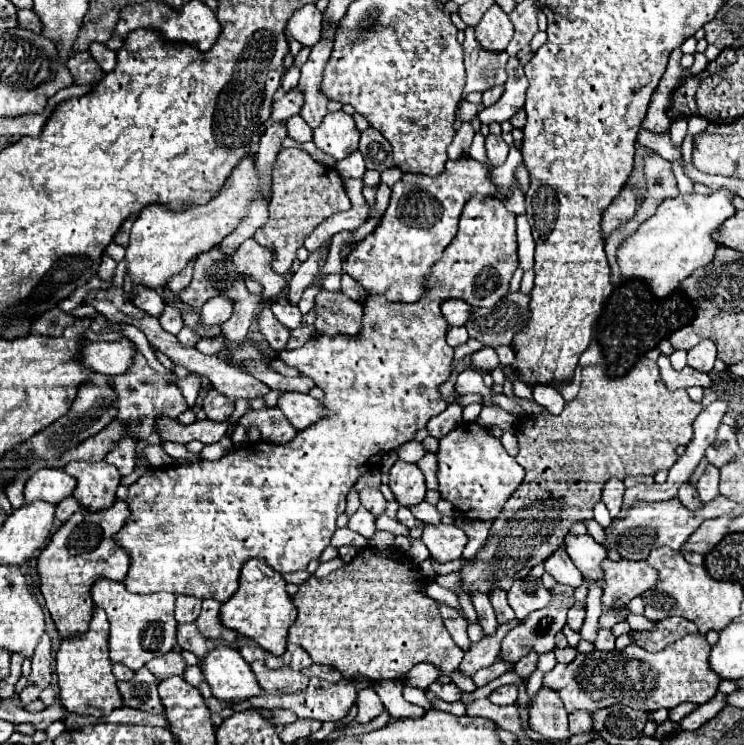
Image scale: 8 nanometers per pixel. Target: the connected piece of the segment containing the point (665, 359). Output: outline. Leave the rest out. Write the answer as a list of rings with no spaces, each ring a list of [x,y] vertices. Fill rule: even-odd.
[[[660,355],[658,358],[658,369],[660,369],[660,379],[668,389],[688,389],[688,387],[710,387],[710,375],[694,371],[692,367],[684,367],[682,371],[672,369],[670,359],[667,355]]]

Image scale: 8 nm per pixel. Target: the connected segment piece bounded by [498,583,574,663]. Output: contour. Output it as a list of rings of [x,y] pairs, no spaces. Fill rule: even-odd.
[[[556,583],[550,589],[550,595],[552,595],[552,599],[550,599],[550,603],[544,609],[540,609],[536,613],[530,613],[522,621],[522,625],[518,625],[518,627],[514,627],[514,629],[508,631],[508,635],[502,639],[502,649],[498,653],[498,659],[502,659],[502,661],[510,659],[512,663],[518,663],[522,657],[526,657],[532,651],[536,651],[536,653],[548,653],[548,651],[556,649],[554,635],[566,625],[566,613],[574,605],[574,587]]]

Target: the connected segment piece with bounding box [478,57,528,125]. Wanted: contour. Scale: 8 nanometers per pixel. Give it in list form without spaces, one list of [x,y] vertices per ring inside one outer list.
[[[516,57],[508,59],[506,73],[508,73],[508,81],[504,85],[504,95],[494,105],[486,107],[478,115],[478,119],[486,125],[490,125],[494,121],[496,123],[508,121],[516,111],[520,111],[524,107],[524,95],[528,89],[528,79],[526,79],[524,69]]]

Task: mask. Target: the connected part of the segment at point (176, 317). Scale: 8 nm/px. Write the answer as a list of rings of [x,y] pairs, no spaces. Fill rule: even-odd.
[[[166,305],[158,321],[160,321],[162,329],[168,331],[168,333],[178,333],[184,327],[182,325],[182,317],[180,317],[180,309],[174,307],[174,305]]]

